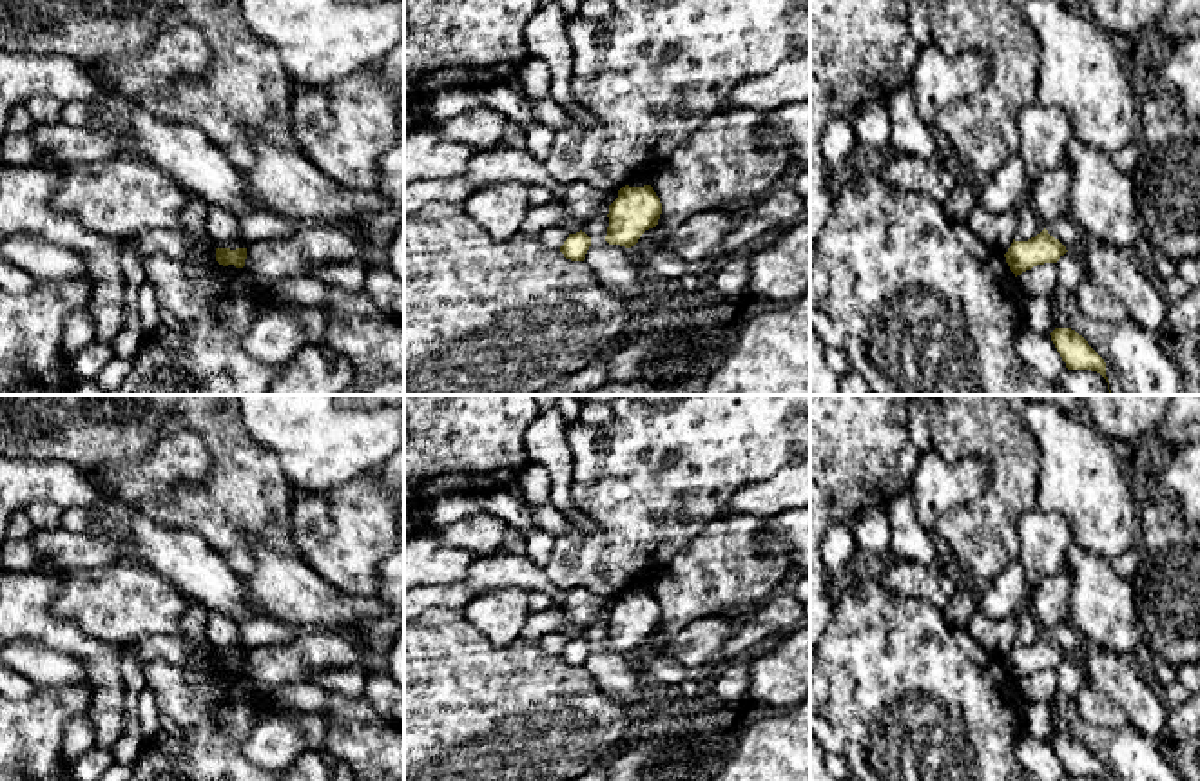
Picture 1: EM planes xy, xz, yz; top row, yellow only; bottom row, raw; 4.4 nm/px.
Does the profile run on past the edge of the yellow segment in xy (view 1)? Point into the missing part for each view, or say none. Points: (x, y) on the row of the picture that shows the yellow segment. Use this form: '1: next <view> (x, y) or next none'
1: next none

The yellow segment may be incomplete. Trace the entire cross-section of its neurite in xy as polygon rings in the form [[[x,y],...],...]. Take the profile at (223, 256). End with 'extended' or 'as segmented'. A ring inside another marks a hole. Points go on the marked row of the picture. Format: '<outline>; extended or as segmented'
[[[216,248],[216,261],[223,266],[234,265],[236,268],[243,268],[247,259],[247,248]]]; as segmented

